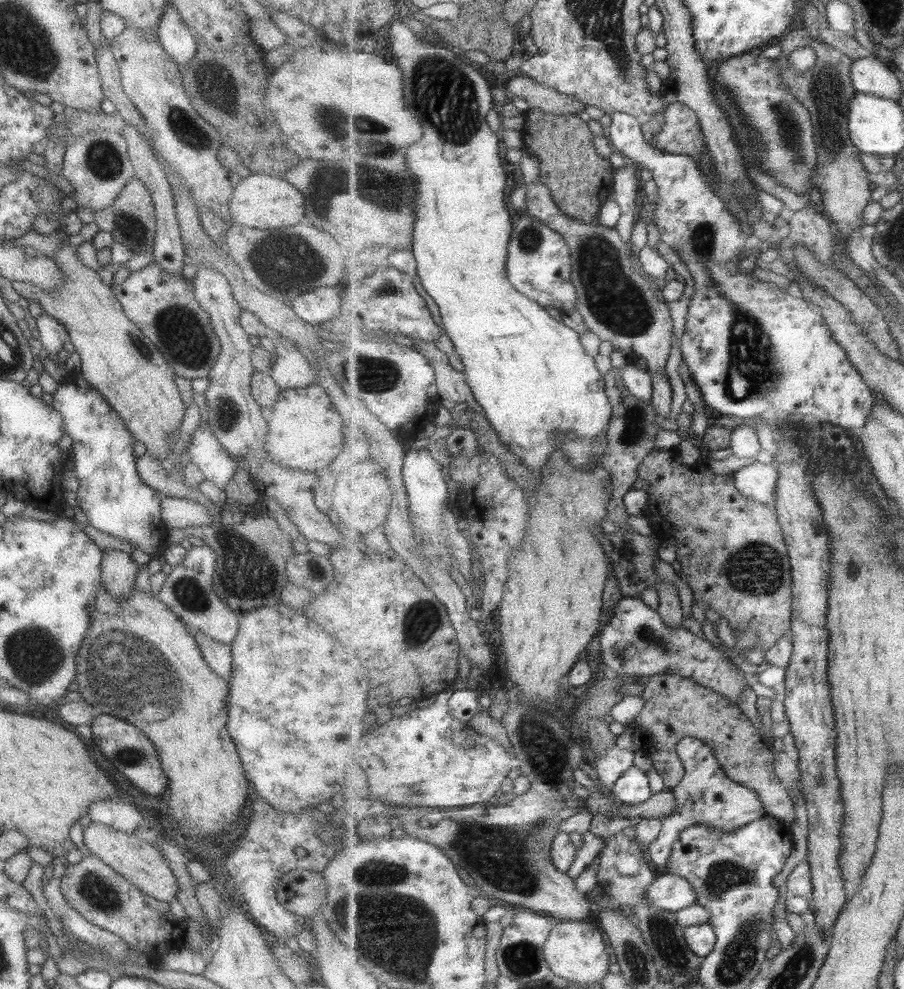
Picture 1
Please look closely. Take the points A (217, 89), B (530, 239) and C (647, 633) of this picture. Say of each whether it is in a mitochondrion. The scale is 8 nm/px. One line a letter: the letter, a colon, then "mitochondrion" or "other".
A: mitochondrion
B: mitochondrion
C: mitochondrion

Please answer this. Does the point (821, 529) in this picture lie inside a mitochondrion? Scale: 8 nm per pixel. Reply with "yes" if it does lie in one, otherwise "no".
no

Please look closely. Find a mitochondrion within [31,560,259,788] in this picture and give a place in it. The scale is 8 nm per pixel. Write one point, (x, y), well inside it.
(145, 698)

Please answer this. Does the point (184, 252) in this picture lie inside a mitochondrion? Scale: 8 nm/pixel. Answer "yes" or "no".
no

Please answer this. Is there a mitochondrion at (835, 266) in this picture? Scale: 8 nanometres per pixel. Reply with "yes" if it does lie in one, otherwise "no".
no

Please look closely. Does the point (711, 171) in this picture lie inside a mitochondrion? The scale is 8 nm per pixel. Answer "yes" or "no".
no

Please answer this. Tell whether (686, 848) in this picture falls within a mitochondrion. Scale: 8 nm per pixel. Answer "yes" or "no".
no

